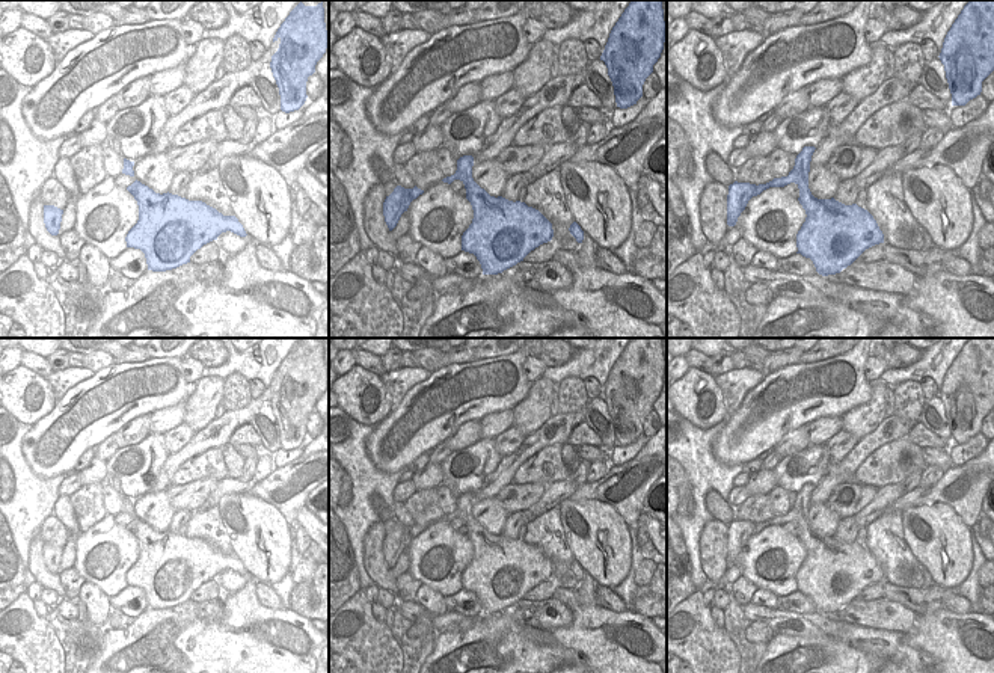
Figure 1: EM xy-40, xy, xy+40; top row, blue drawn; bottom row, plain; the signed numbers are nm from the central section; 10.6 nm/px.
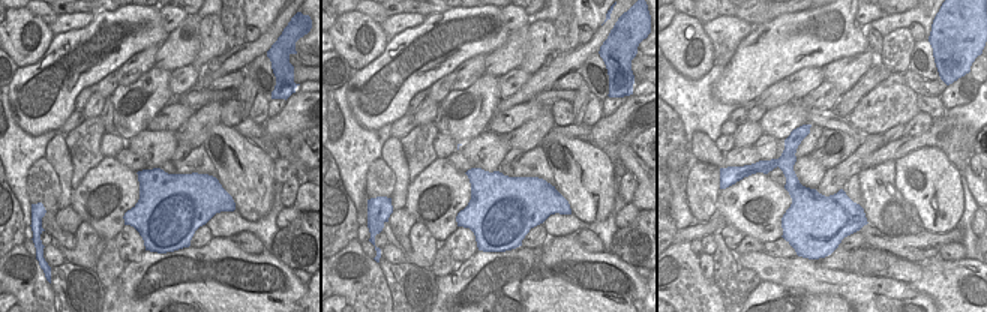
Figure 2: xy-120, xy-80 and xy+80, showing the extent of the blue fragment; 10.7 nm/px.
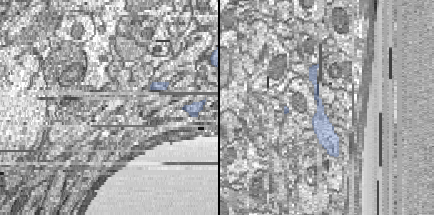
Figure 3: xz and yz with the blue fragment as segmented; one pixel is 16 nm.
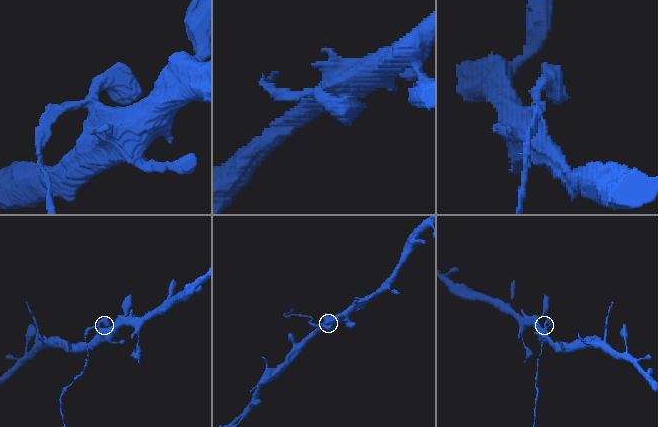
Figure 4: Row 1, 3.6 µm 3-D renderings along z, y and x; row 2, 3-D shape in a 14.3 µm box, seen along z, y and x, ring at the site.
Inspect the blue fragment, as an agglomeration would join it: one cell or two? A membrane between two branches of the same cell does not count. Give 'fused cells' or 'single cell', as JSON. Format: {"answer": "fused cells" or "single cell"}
{"answer": "fused cells"}

